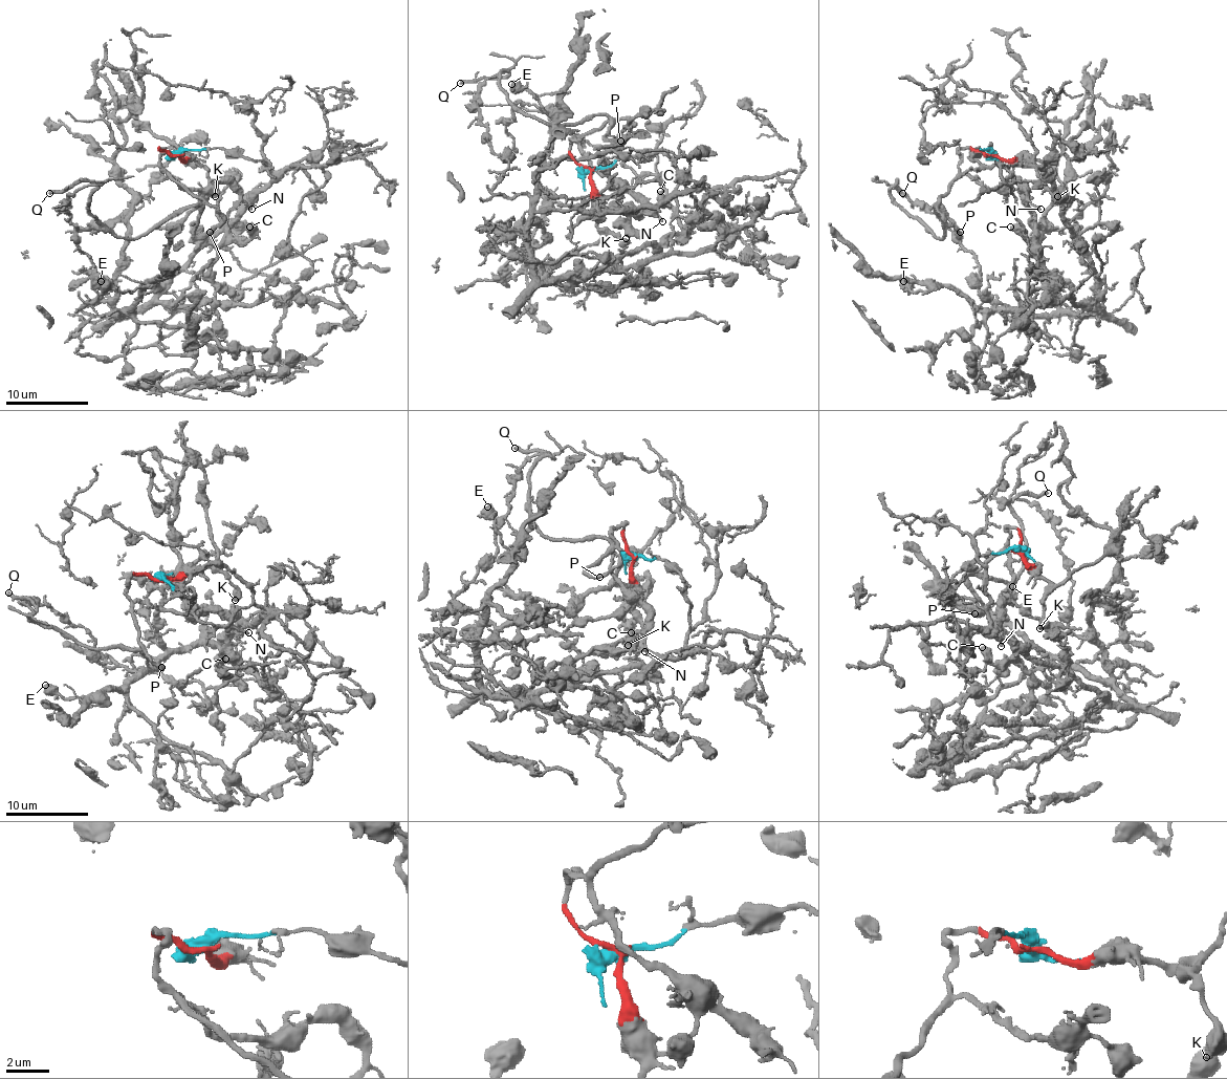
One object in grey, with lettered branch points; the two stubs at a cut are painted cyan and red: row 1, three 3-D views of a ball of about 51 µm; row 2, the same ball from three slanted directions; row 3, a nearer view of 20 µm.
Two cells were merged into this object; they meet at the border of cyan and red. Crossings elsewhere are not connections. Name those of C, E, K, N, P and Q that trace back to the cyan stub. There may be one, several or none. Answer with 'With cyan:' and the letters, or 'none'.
With cyan: E

